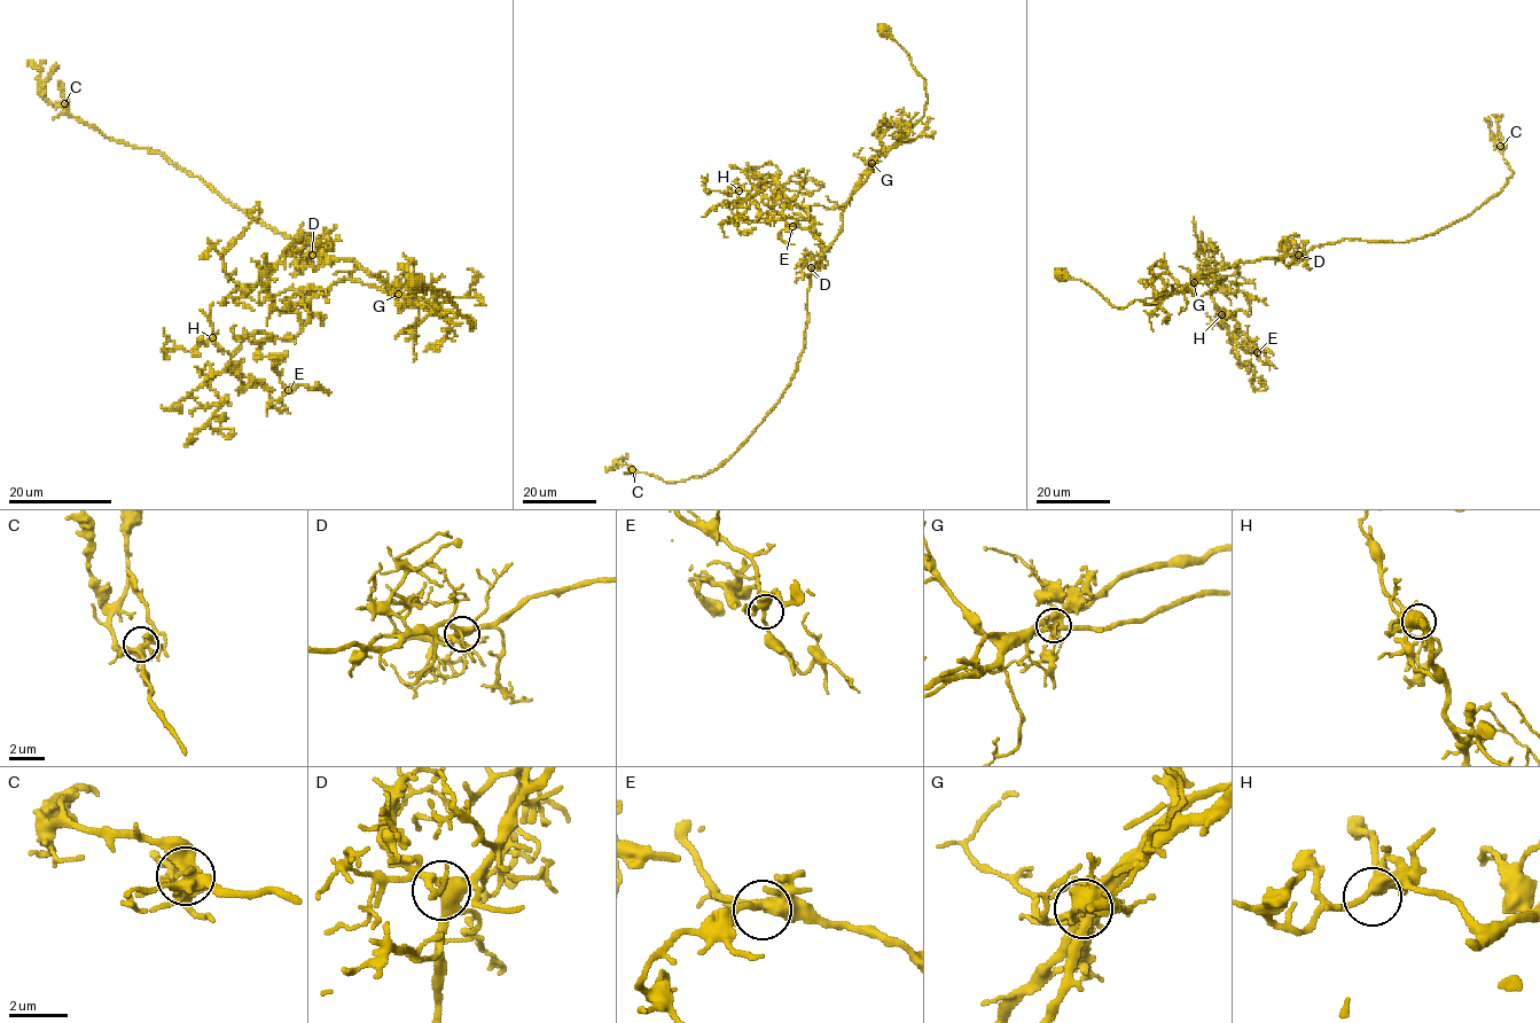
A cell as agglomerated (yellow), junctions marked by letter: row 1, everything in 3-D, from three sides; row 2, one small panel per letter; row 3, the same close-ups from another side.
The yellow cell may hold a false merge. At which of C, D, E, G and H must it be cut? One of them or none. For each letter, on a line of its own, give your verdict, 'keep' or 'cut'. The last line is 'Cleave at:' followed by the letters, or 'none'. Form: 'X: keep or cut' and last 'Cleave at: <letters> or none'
C: keep
D: keep
E: keep
G: cut
H: keep
Cleave at: G

